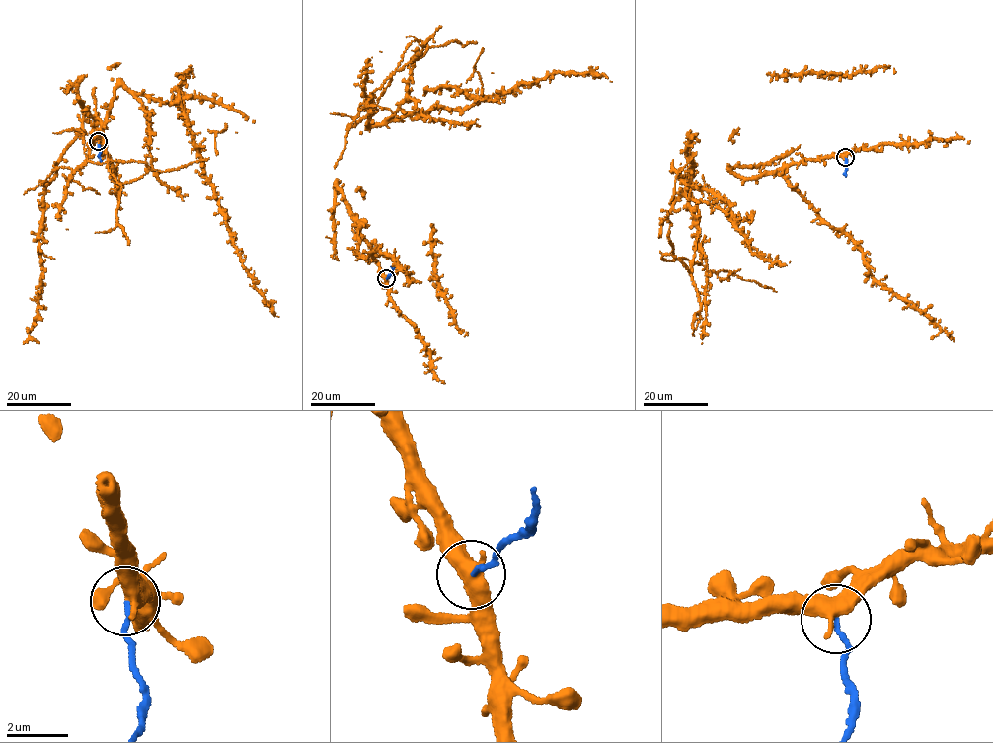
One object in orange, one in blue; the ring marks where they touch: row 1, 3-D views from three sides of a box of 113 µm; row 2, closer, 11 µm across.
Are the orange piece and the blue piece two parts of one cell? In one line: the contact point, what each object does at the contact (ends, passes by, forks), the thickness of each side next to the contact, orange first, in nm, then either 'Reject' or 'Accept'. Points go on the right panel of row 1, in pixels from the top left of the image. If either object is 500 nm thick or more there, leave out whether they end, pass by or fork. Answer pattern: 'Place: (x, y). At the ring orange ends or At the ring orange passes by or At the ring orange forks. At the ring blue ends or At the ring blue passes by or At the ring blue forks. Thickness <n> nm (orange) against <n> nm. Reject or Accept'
Place: (845, 157). At the ring orange passes by. At the ring blue ends. Thickness 480 nm (orange) against 130 nm. Reject

